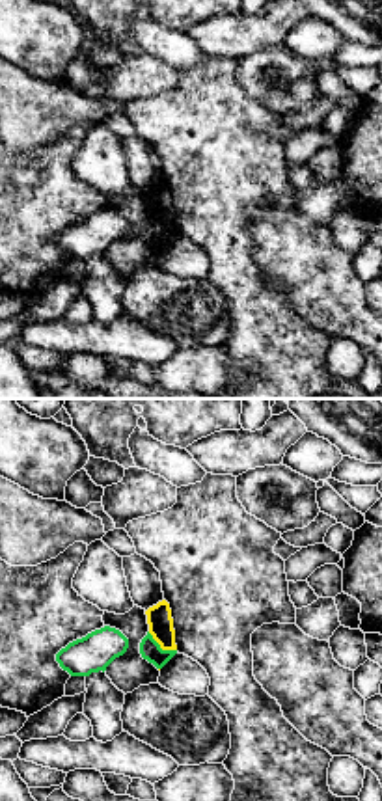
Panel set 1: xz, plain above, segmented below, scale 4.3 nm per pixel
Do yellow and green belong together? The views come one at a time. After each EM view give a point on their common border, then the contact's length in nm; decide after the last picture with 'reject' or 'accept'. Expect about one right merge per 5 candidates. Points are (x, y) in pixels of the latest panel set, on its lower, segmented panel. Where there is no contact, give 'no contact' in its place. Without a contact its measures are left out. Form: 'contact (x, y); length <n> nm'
contact (161, 647); length 150 nm

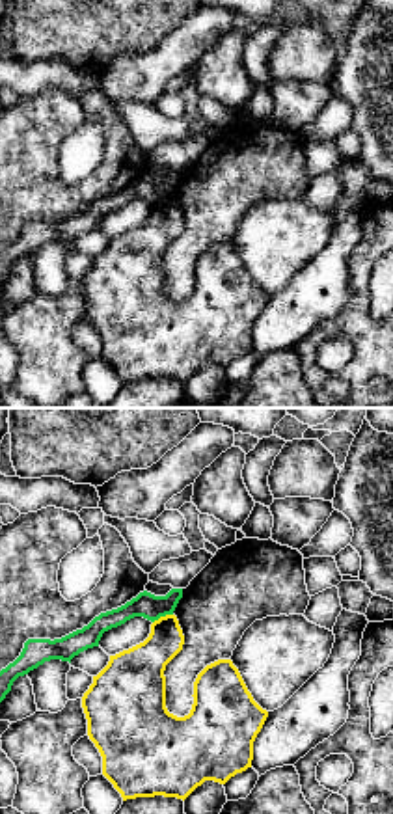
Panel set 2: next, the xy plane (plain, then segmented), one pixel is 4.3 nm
contact (162, 617); length 100 nm

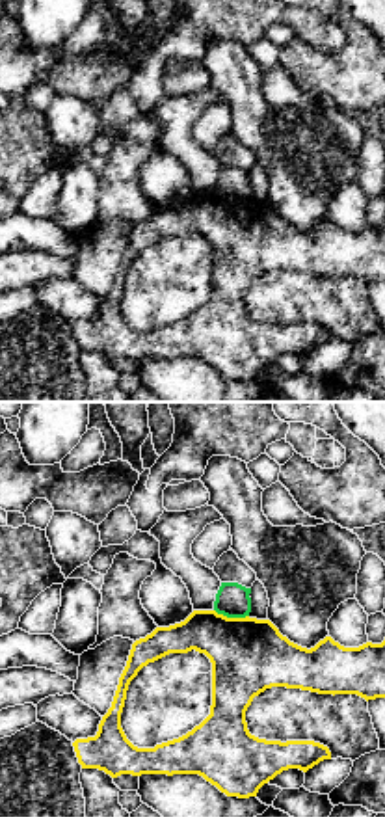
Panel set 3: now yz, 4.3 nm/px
contact (231, 618); length 160 nm

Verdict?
reject

